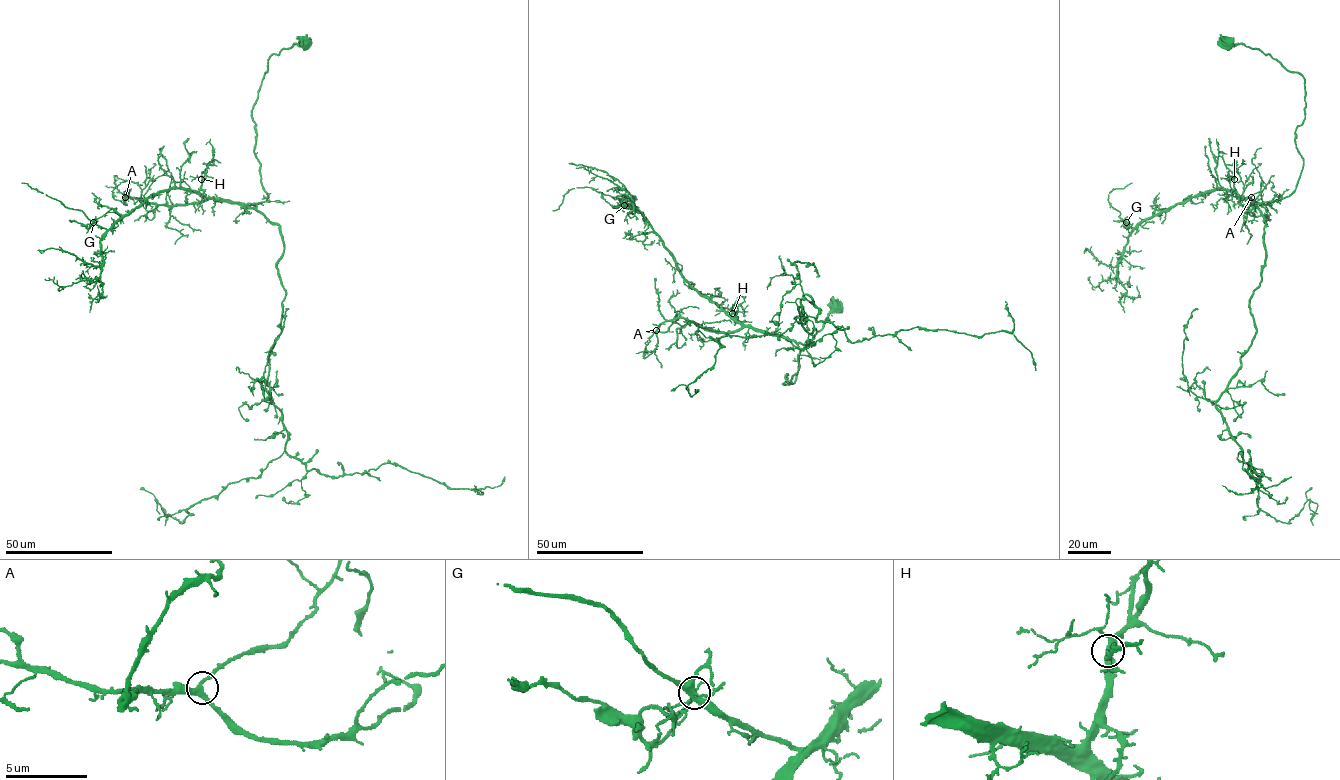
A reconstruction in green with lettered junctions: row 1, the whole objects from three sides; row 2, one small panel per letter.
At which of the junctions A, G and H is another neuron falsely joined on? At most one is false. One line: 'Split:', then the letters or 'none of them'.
Split: G

